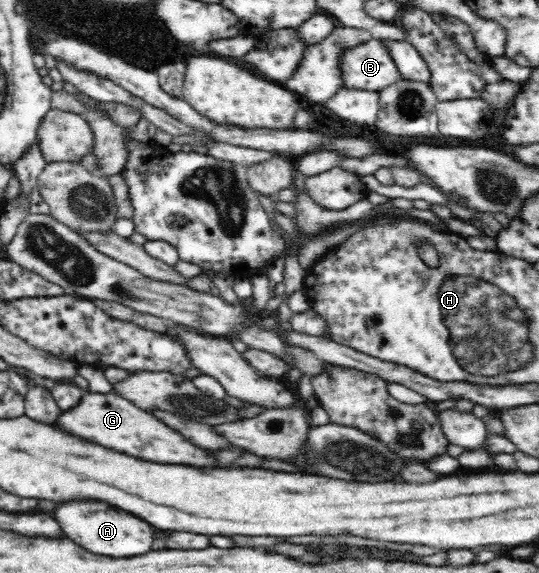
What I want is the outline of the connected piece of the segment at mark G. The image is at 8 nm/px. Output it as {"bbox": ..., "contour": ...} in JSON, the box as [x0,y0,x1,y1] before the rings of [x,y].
{"bbox":[56,392,219,468],"contour":[[[86,392],[86,396],[82,396],[82,402],[78,406],[60,412],[60,416],[56,418],[56,426],[72,436],[96,442],[106,448],[114,448],[134,458],[158,463],[182,463],[196,468],[219,467],[215,458],[207,454],[206,449],[192,444],[182,434],[158,421],[151,412],[138,408],[115,392],[107,394]]]}

